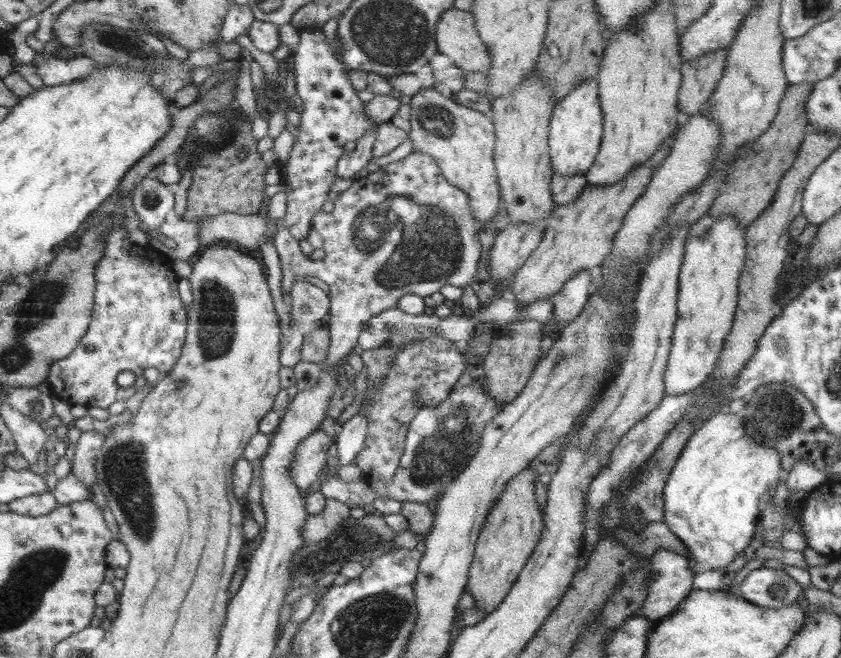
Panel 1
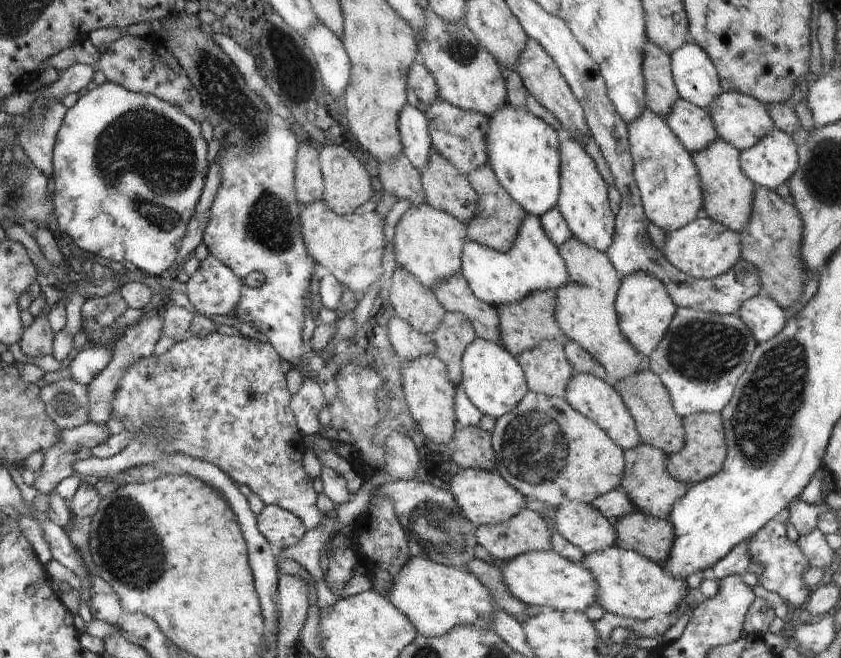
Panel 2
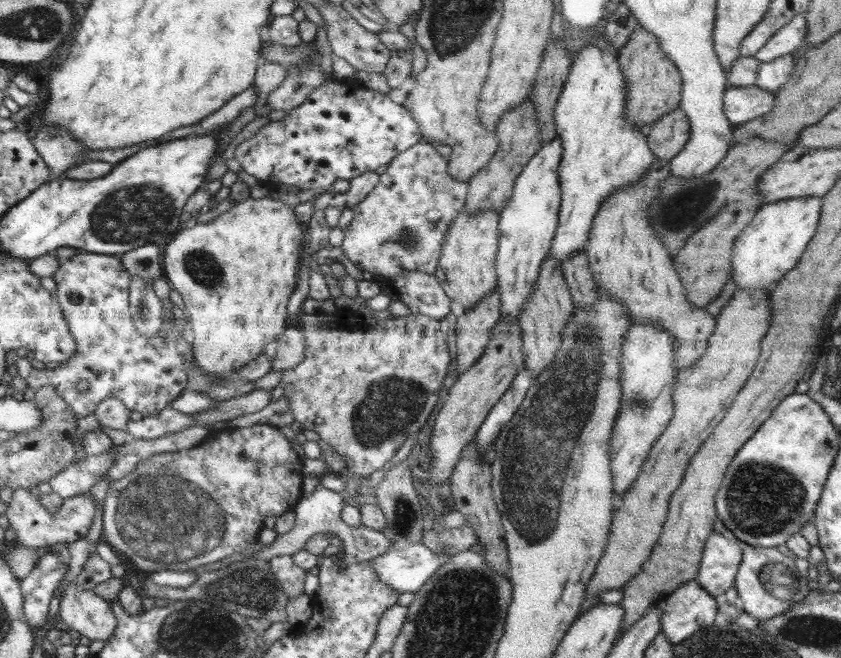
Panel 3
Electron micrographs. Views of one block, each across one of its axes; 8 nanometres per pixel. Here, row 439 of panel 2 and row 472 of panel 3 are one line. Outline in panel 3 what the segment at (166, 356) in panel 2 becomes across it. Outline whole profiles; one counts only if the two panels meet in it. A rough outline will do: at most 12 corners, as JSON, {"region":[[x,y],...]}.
{"region":[[273,425],[210,432],[109,484],[144,572],[242,552],[302,497]]}

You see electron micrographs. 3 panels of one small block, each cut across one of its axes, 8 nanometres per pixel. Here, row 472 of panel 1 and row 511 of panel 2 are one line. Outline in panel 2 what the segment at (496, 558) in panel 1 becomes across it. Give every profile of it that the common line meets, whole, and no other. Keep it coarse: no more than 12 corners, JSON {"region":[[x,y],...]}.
{"region":[[527,507],[474,531],[493,559],[552,549],[541,514]]}

